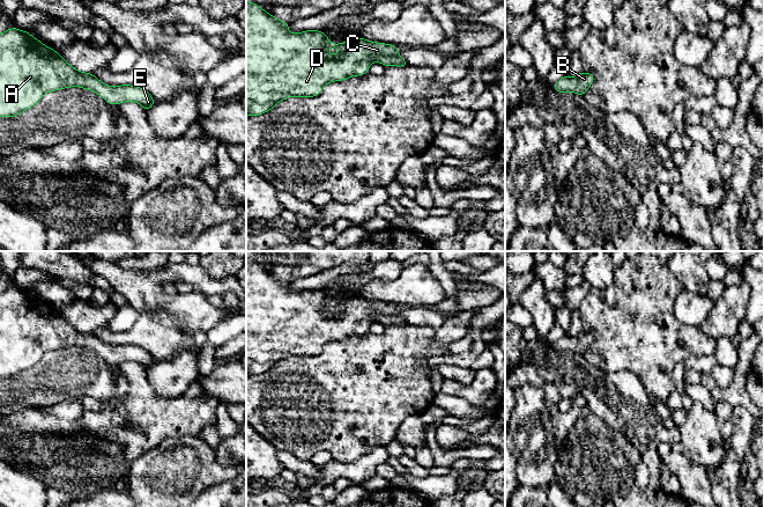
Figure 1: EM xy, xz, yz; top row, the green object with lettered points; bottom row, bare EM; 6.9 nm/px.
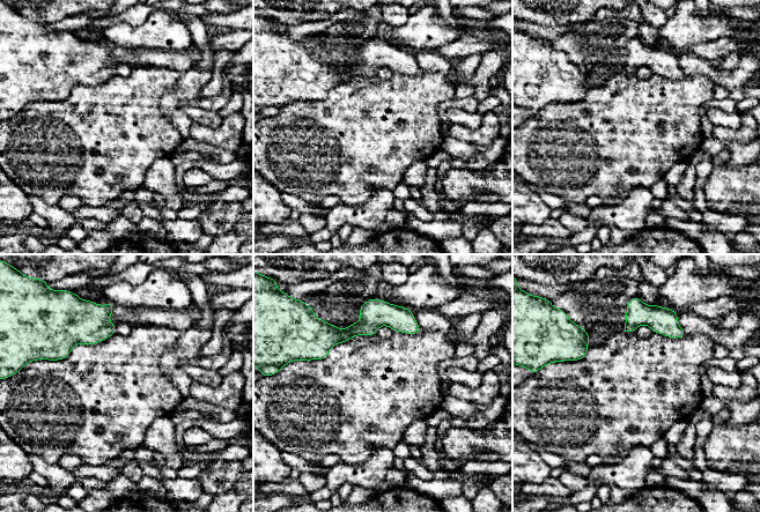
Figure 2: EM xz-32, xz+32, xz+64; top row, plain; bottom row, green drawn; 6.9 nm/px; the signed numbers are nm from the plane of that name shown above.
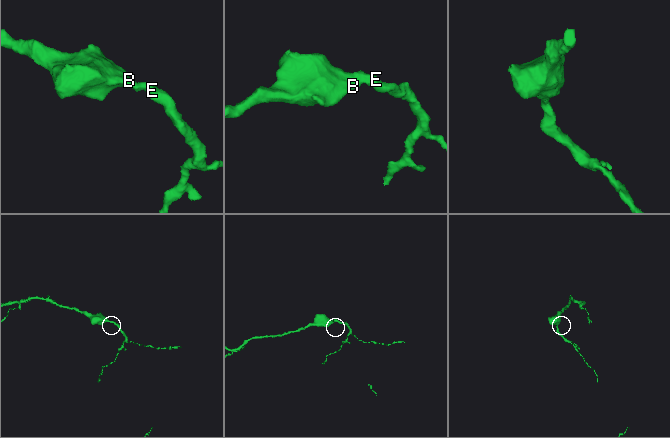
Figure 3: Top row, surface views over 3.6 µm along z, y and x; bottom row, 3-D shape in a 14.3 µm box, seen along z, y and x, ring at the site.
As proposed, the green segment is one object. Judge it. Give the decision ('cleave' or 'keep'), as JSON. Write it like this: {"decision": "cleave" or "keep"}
{"decision": "keep"}

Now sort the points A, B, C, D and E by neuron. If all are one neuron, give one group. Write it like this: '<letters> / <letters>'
A B C D E

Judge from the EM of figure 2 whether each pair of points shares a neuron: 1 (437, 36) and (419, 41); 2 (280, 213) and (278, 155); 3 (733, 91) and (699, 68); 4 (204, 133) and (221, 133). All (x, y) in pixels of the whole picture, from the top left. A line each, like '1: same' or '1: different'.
1: same
2: different
3: same
4: same

